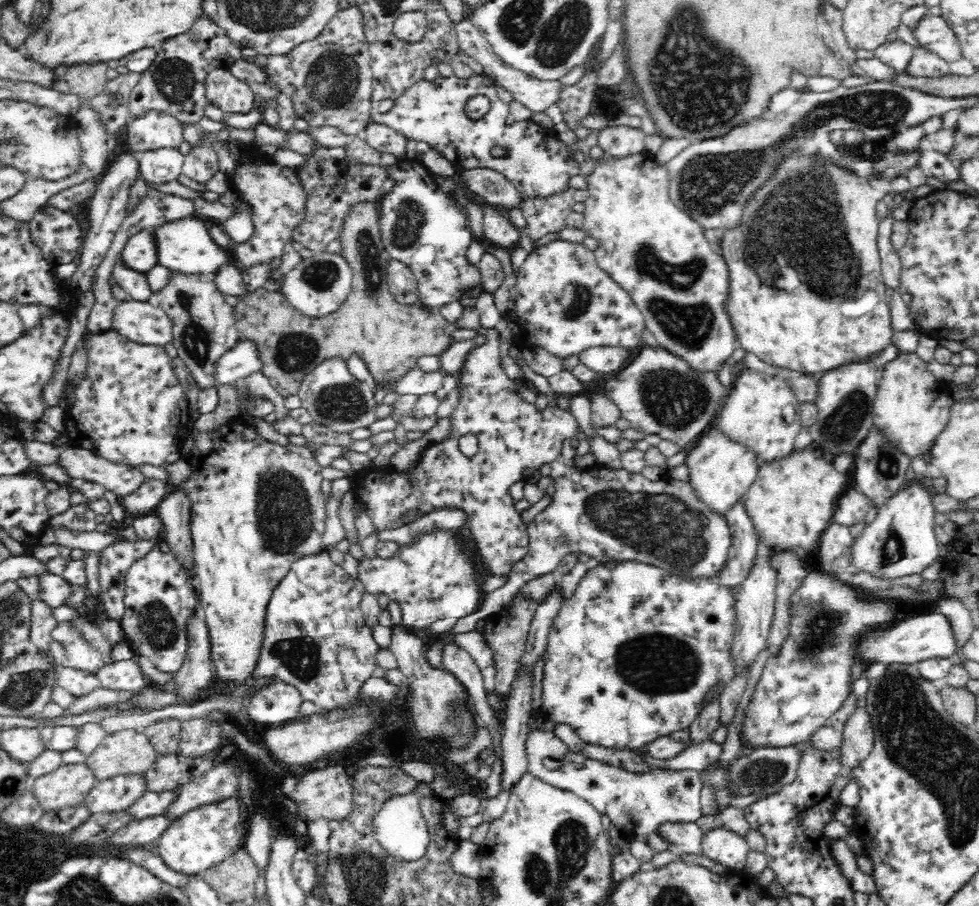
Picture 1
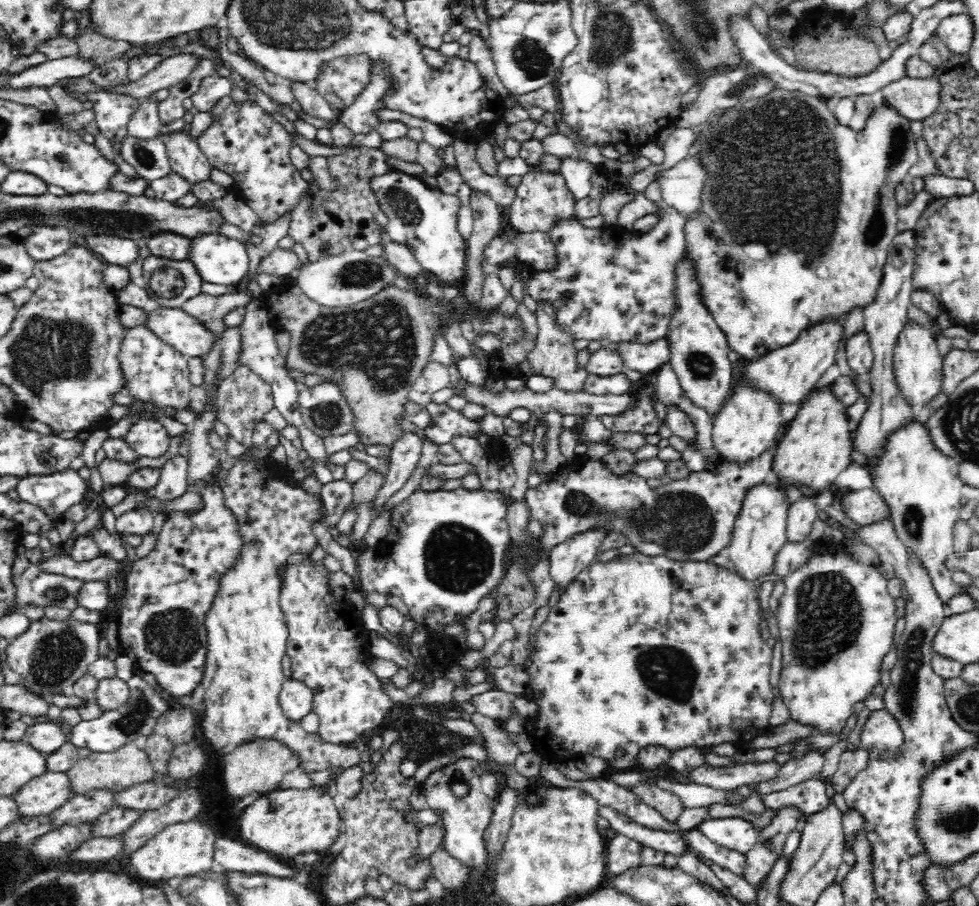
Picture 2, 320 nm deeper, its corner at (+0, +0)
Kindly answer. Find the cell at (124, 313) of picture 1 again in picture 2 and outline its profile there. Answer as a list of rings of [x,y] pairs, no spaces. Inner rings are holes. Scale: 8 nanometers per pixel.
[[[157,306],[152,310],[145,310],[143,325],[153,336],[187,358],[201,357],[211,347],[215,337],[180,307]]]

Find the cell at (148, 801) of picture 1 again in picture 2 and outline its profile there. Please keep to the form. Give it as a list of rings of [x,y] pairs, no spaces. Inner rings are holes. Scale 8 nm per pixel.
[[[115,806],[92,822],[92,836],[122,835],[142,816],[142,813],[143,810]]]

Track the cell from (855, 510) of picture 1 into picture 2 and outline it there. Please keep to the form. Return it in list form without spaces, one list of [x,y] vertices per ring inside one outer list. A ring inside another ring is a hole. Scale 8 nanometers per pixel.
[[[874,488],[843,493],[839,499],[842,512],[854,524],[866,526],[890,514],[882,496]]]

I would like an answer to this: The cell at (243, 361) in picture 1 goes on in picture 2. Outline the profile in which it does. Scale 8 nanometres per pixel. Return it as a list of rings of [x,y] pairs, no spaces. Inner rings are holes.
[[[257,298],[246,304],[245,308],[245,317],[239,325],[239,346],[241,351],[239,352],[237,364],[248,367],[254,374],[257,374],[264,382],[270,385],[273,390],[275,407],[281,412],[288,424],[300,428],[300,426],[304,425],[300,412],[301,406],[298,402],[300,388],[290,378],[285,365],[285,358],[278,349],[278,344],[274,338],[276,336],[276,327],[269,322],[267,312],[260,307]]]

